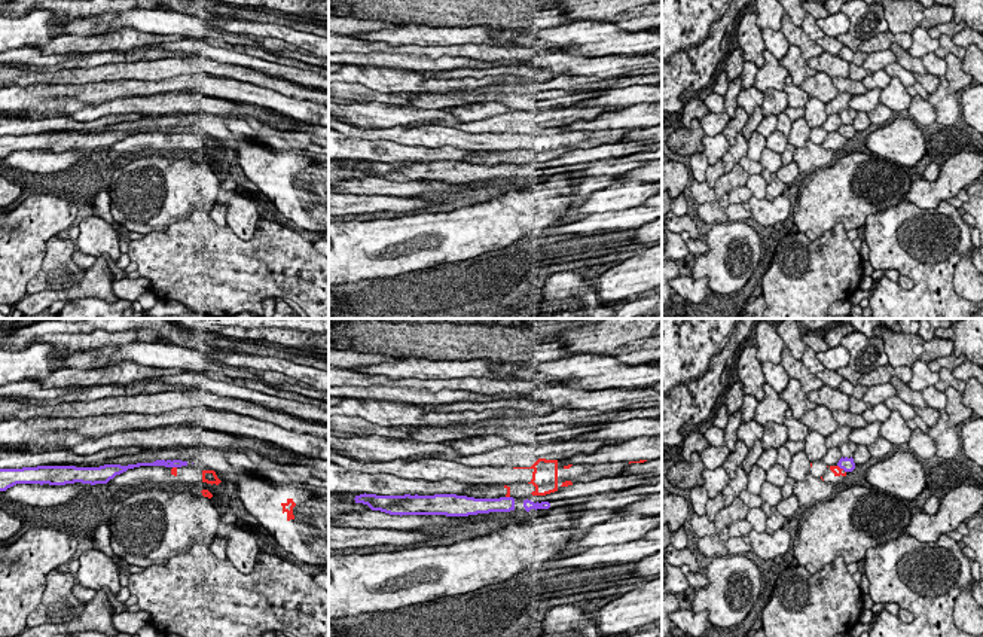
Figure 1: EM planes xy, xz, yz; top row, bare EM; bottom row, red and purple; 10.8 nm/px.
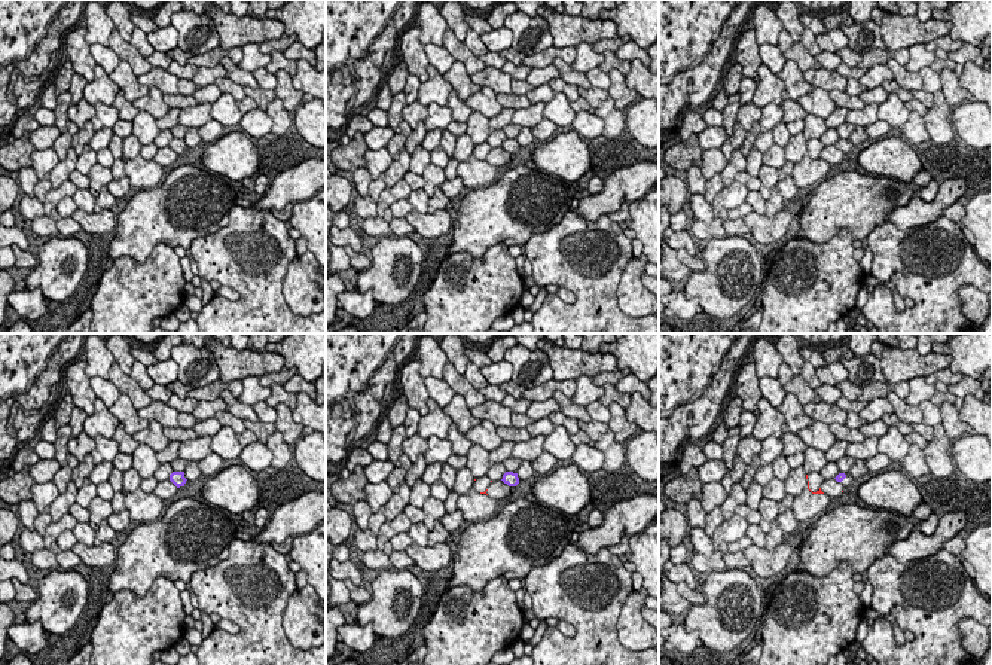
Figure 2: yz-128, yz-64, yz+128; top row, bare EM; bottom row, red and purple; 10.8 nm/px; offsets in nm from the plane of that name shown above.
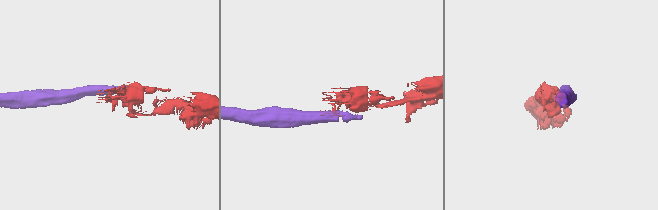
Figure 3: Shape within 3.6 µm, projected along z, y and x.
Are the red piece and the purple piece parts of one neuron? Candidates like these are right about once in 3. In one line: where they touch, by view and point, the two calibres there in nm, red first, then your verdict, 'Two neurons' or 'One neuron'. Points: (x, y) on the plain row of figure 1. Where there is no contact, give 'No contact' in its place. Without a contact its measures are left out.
Touches red at yz (842, 136). Thickness 90 nm (red) against 140 nm. Two neurons

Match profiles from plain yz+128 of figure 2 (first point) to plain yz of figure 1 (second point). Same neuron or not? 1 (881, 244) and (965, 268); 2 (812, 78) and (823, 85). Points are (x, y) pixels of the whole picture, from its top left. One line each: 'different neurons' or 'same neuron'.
1: different neurons
2: different neurons

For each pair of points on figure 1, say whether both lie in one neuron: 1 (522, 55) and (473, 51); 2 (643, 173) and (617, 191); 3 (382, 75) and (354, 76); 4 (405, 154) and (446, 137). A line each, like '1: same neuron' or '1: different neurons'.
1: same neuron
2: different neurons
3: same neuron
4: different neurons

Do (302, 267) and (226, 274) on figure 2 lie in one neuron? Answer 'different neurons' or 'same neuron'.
different neurons

